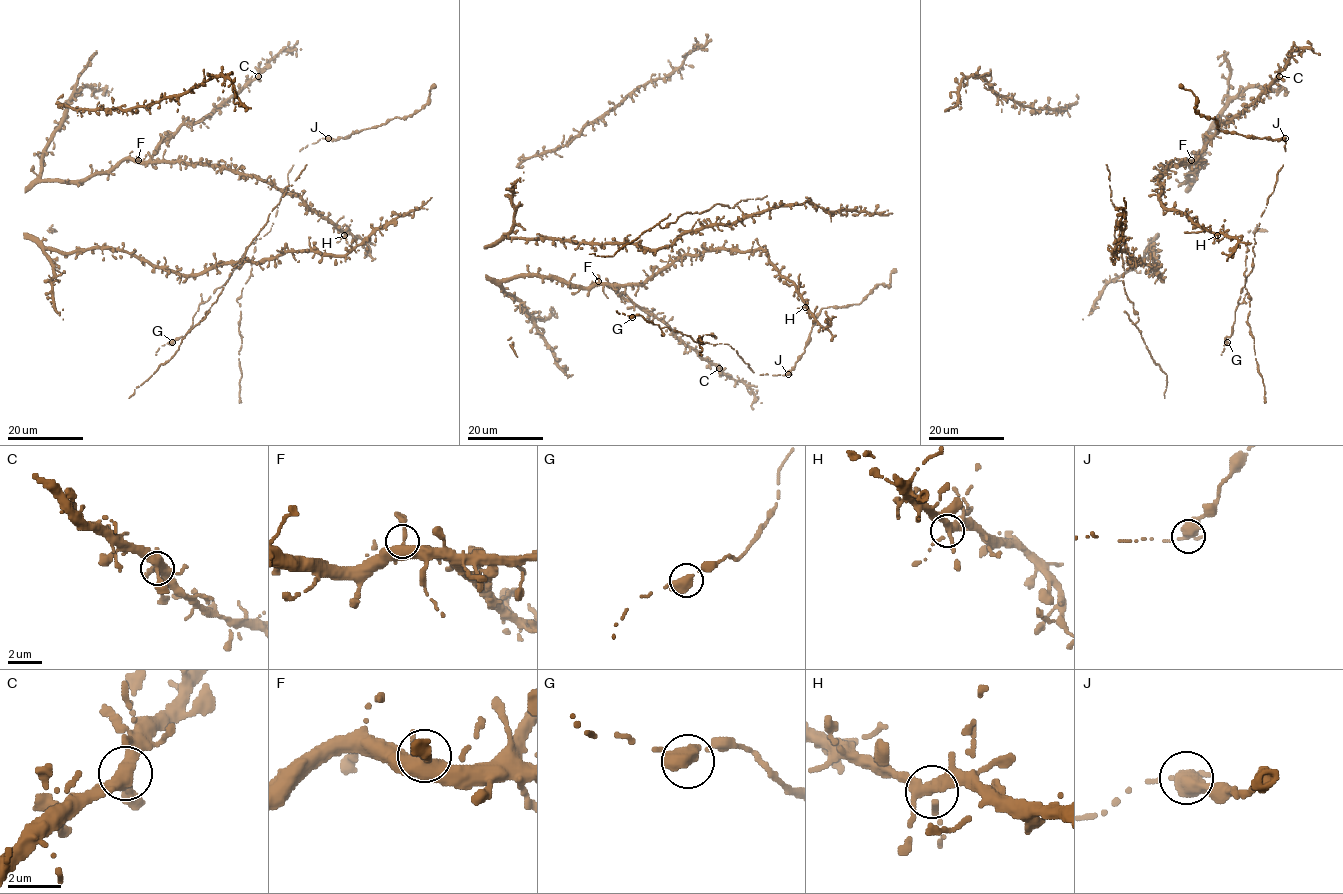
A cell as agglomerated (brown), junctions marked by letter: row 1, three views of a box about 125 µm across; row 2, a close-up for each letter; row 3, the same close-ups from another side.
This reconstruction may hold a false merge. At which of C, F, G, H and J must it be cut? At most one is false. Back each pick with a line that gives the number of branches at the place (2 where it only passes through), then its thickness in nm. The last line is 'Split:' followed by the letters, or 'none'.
J: branches 2; calibre 440 nm
Split: J

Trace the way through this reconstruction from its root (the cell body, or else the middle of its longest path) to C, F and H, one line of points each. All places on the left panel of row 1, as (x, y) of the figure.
C: (229, 170), (203, 163), (153, 162), (151, 157), (155, 149), (182, 125), (196, 124), (258, 76)
F: (229, 170), (203, 163), (138, 160)
H: (229, 170), (255, 175), (285, 192), (295, 193), (307, 208), (326, 217), (344, 235)

